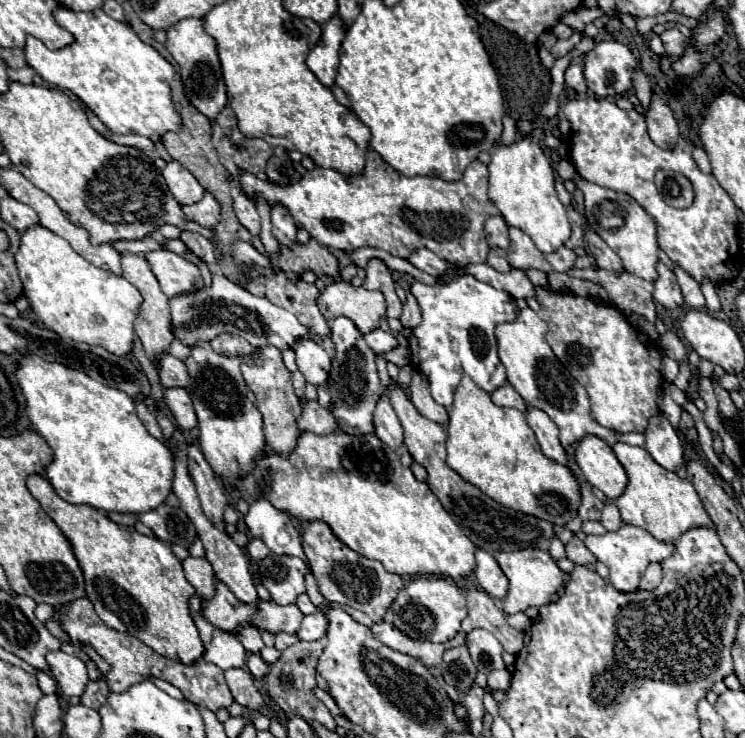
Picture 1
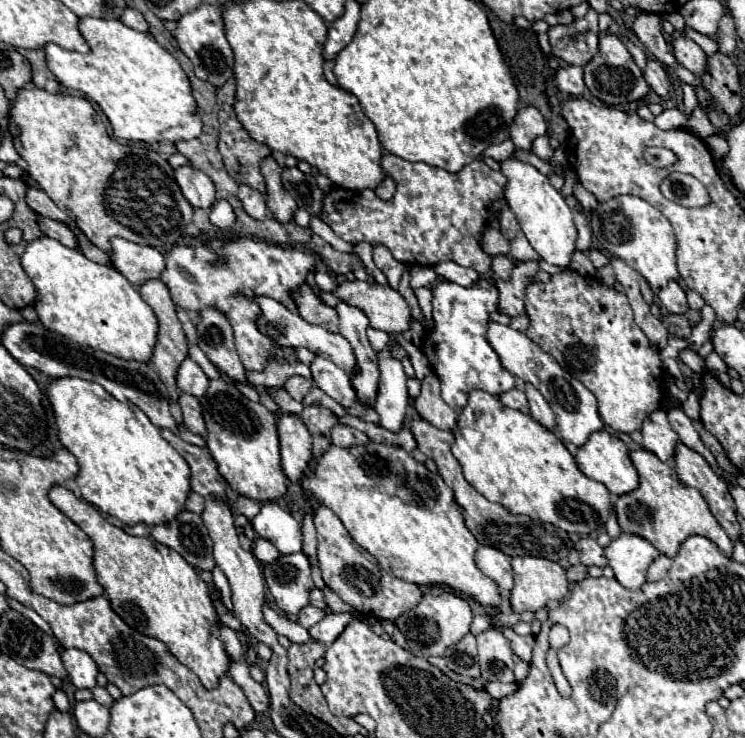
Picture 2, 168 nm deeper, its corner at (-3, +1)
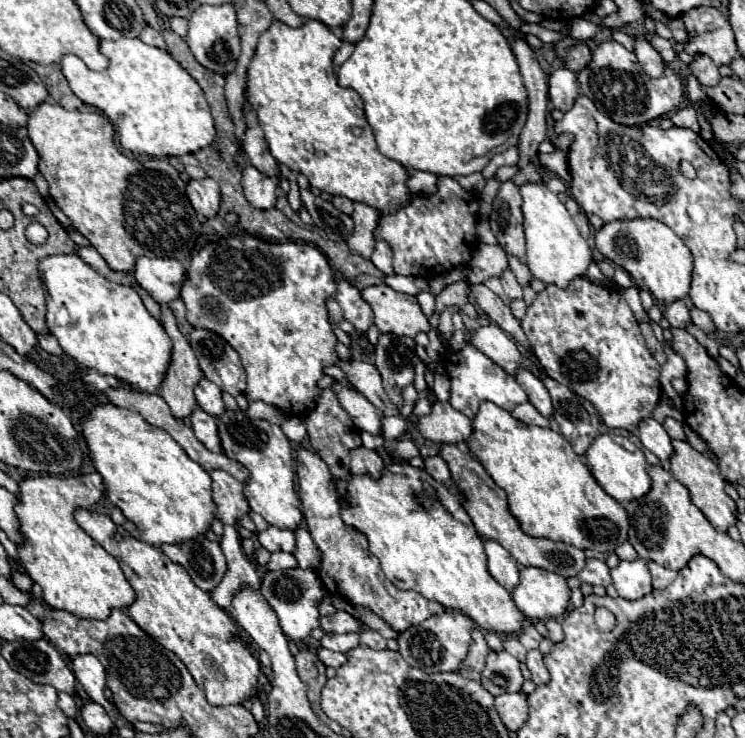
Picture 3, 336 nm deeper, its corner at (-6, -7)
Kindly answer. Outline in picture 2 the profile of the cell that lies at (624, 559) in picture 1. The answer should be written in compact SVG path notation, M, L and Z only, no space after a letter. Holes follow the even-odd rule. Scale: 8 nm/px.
M621 533L621 537L613 539L609 547L605 547L605 555L615 571L615 579L625 589L633 591L645 583L647 569L659 551L643 537Z

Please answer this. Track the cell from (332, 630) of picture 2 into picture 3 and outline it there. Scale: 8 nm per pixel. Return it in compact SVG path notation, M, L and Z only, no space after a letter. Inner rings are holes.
M326 633L320 639L322 647L330 649L330 651L340 651L346 653L352 647L356 647L360 643L360 633L344 633L344 635L336 635L336 633Z

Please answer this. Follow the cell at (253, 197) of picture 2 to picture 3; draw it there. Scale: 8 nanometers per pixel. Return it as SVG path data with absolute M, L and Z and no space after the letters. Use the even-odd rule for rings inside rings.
M252 165L246 167L242 171L242 187L244 187L244 195L248 199L248 203L254 209L272 209L276 203L276 189L278 189L278 181L276 177L266 177L262 175L258 169L254 169Z

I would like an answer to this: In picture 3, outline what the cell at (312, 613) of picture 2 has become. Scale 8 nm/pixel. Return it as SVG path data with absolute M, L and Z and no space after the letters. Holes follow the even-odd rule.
M336 611L334 615L320 617L320 629L324 629L326 633L348 633L348 631L362 631L364 625L350 613Z

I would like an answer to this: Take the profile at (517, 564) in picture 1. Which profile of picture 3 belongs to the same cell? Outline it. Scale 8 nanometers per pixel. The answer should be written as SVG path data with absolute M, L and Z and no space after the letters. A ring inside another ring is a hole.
M522 567L520 583L512 591L512 599L528 619L556 619L570 607L570 587L562 575Z

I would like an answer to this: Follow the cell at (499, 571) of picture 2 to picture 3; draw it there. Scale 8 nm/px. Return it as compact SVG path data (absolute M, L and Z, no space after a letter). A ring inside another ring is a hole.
M484 541L486 557L488 557L488 571L490 575L508 591L514 591L518 585L518 563L514 557L496 541Z

